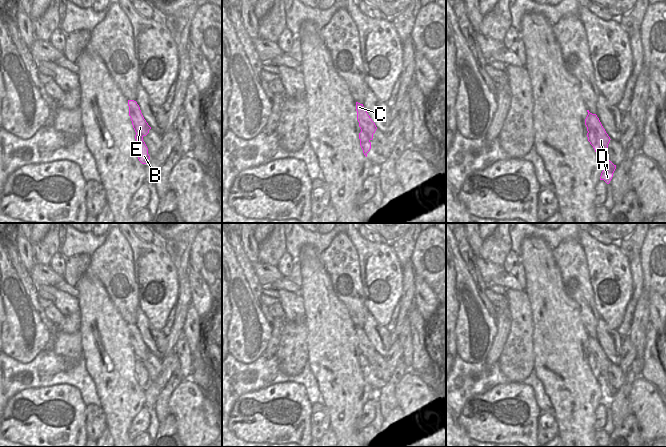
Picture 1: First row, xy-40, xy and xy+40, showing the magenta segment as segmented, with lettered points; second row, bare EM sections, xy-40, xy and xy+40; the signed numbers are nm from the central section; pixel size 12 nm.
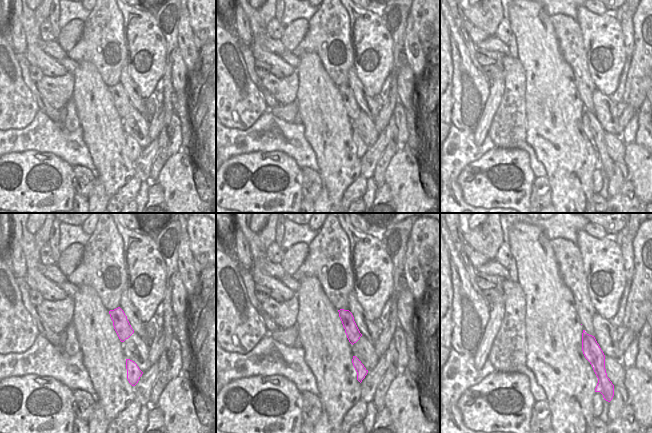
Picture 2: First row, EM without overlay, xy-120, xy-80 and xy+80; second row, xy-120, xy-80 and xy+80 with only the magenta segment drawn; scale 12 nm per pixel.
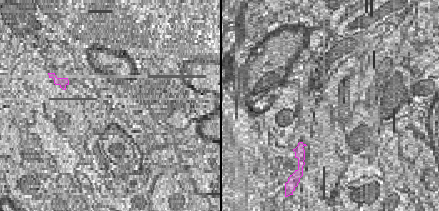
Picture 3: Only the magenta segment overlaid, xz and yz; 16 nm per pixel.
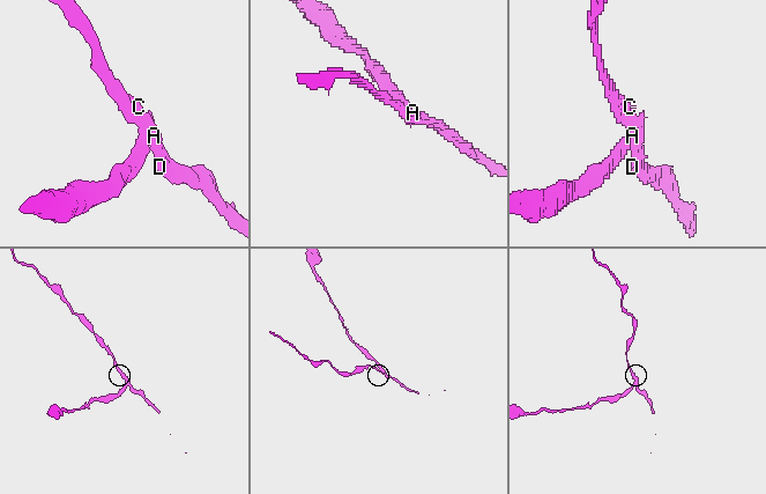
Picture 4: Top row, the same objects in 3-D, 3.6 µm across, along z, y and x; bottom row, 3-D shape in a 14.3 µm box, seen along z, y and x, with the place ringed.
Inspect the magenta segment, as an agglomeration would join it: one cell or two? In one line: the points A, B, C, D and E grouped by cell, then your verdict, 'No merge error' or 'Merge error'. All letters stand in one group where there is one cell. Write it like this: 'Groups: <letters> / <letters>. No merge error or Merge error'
Groups: A C D E / B. Merge error.

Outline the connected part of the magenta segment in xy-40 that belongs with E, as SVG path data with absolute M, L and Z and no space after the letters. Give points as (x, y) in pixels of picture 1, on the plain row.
M128 324L129 340L132 345L133 352L136 356L135 363L143 365L143 361L149 357L151 351L144 343L140 331L134 324Z

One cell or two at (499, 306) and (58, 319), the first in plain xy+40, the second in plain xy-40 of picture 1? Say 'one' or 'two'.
one

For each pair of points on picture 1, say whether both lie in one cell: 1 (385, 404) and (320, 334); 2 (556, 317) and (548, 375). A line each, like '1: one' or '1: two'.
1: two
2: one

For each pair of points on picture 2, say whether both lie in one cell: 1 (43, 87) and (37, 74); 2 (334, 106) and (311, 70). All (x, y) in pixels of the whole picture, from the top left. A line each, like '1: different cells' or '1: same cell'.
1: different cells
2: same cell

